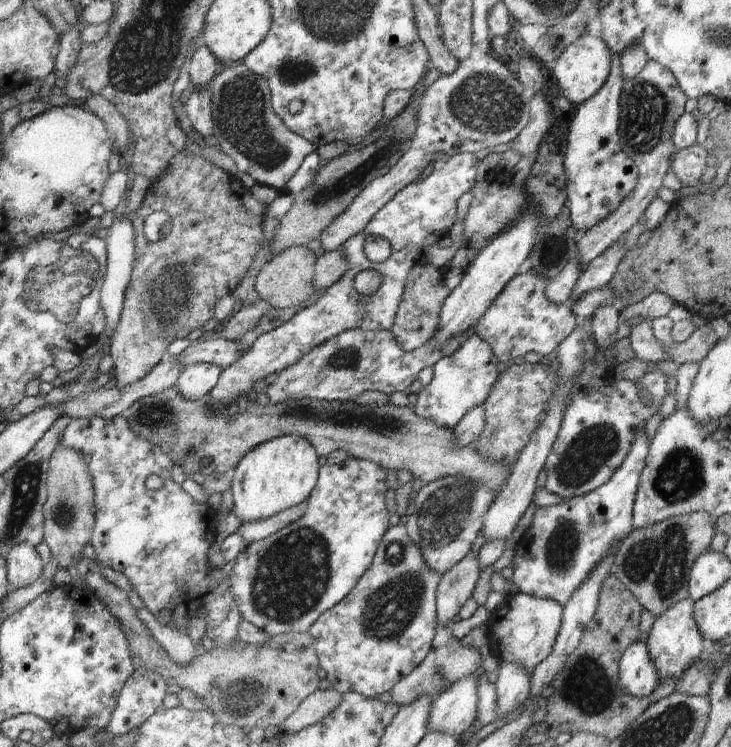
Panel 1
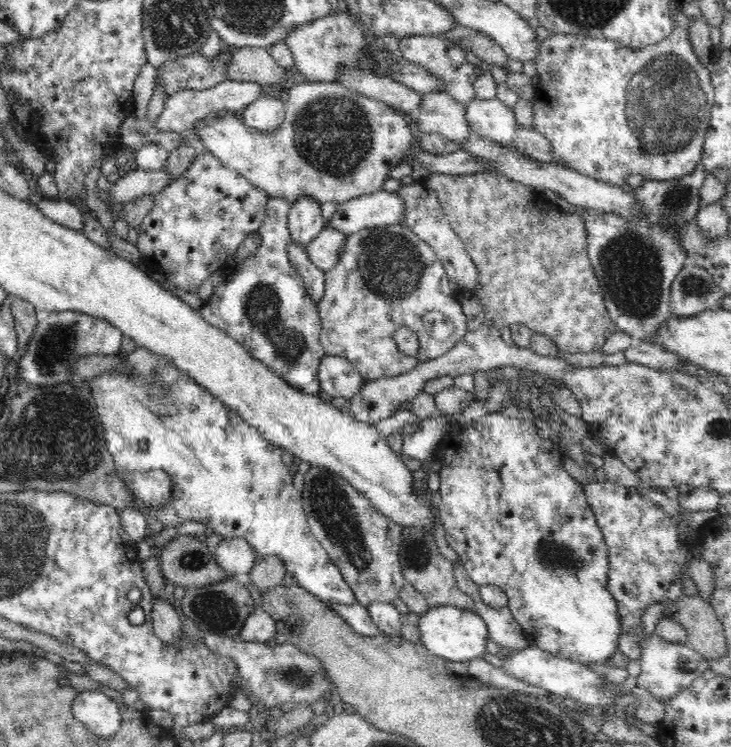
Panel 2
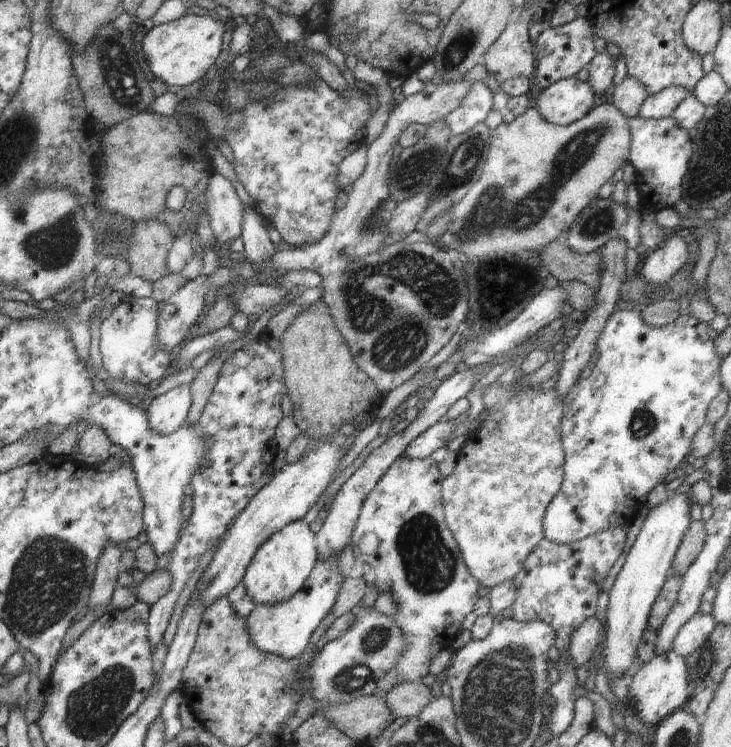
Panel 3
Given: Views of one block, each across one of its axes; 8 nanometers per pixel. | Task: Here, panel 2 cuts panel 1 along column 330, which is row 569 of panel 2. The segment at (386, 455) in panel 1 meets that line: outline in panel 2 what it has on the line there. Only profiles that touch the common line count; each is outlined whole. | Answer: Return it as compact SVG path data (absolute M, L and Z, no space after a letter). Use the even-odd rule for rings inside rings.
M424 532L405 535L399 555L406 583L409 583L418 593L422 593L430 607L452 605L463 611L470 610L476 613L474 599L458 589L453 563L440 554L434 535Z

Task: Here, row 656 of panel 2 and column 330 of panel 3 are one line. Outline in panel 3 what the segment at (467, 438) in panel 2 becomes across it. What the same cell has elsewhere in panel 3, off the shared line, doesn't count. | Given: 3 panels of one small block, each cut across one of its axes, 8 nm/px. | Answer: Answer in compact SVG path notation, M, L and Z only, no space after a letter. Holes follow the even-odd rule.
M318 556L315 567L304 582L304 586L291 599L273 607L271 605L254 607L245 621L250 640L258 647L258 650L283 659L299 658L300 654L306 650L314 630L332 610L341 589L344 577L338 572L336 560L338 557L321 561Z

